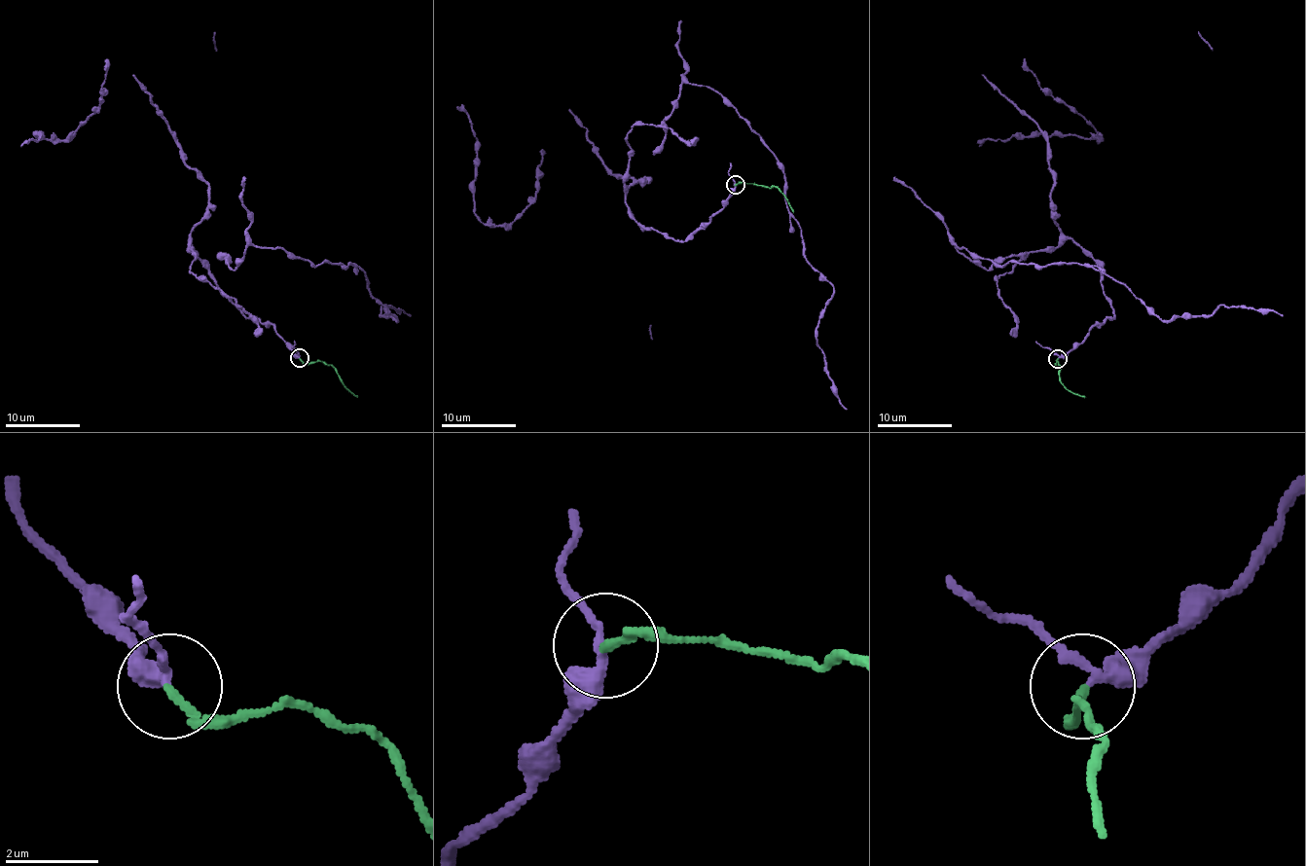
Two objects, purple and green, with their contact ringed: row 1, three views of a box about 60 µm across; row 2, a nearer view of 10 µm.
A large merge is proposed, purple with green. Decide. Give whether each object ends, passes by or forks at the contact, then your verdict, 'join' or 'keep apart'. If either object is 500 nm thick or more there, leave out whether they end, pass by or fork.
purple passes by; green ends there; keep apart

